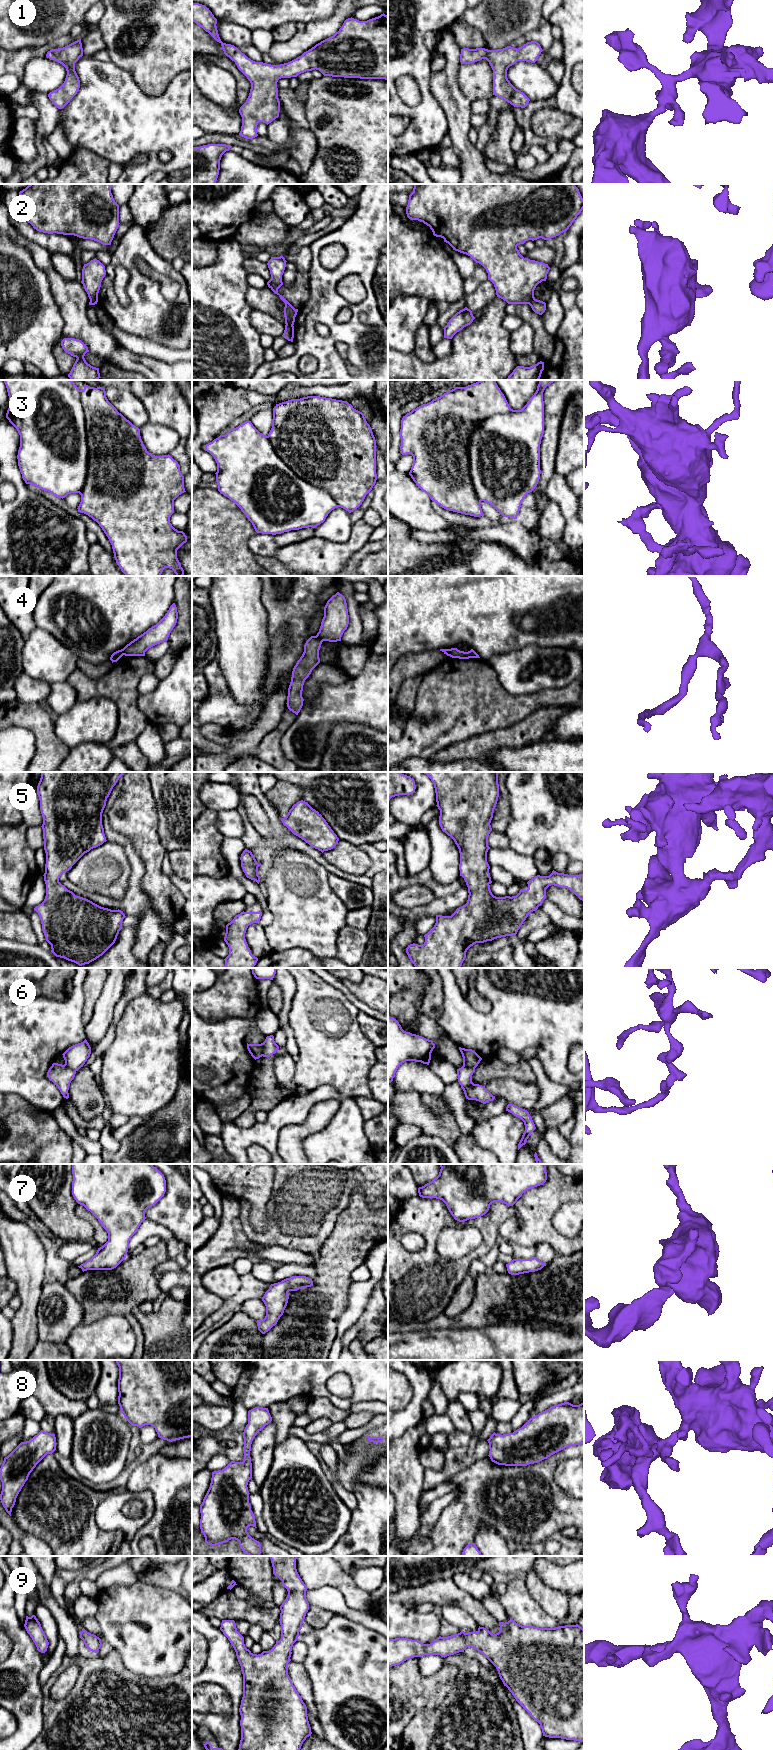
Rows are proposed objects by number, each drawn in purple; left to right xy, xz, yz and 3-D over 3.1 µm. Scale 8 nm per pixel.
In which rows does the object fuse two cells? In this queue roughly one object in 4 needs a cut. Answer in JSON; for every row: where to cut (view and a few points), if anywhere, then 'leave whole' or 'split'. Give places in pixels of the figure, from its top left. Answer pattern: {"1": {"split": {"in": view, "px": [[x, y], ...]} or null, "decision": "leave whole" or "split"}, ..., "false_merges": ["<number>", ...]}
{"1": {"split": null, "decision": "leave whole"}, "2": {"split": {"in": "yz", "px": [[533, 296], [527, 303]]}, "decision": "split"}, "3": {"split": null, "decision": "leave whole"}, "4": {"split": {"in": "xz", "px": [[316, 635], [322, 641]]}, "decision": "split"}, "5": {"split": null, "decision": "leave whole"}, "6": {"split": {"in": "xz", "px": [[264, 1042], [261, 1055]]}, "decision": "split"}, "7": {"split": null, "decision": "leave whole"}, "8": {"split": null, "decision": "leave whole"}, "9": {"split": null, "decision": "leave whole"}, "false_merges": ["2", "4", "6"]}

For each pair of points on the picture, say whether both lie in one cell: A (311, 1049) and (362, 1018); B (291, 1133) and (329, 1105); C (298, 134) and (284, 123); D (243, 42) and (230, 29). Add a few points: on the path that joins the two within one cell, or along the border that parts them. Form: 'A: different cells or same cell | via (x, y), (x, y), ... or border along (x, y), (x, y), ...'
A: different cells | border along (359, 1011), (357, 1022), (360, 1030), (370, 1041)
B: same cell | via (300, 1132), (320, 1114)
C: different cells | border along (293, 122), (290, 125), (289, 132)
D: same cell | via (240, 39), (233, 32)

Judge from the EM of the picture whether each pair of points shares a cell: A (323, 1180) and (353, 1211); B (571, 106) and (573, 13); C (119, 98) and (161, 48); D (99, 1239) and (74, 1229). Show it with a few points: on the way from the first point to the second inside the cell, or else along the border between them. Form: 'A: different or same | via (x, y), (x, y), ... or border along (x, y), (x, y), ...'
A: different | border along (360, 1188), (354, 1191), (335, 1225)
B: same | via (567, 83), (569, 60), (573, 54), (573, 36)
C: different | border along (116, 65), (126, 70), (146, 94), (152, 95)
D: different | border along (78, 1217), (91, 1224), (92, 1241)

